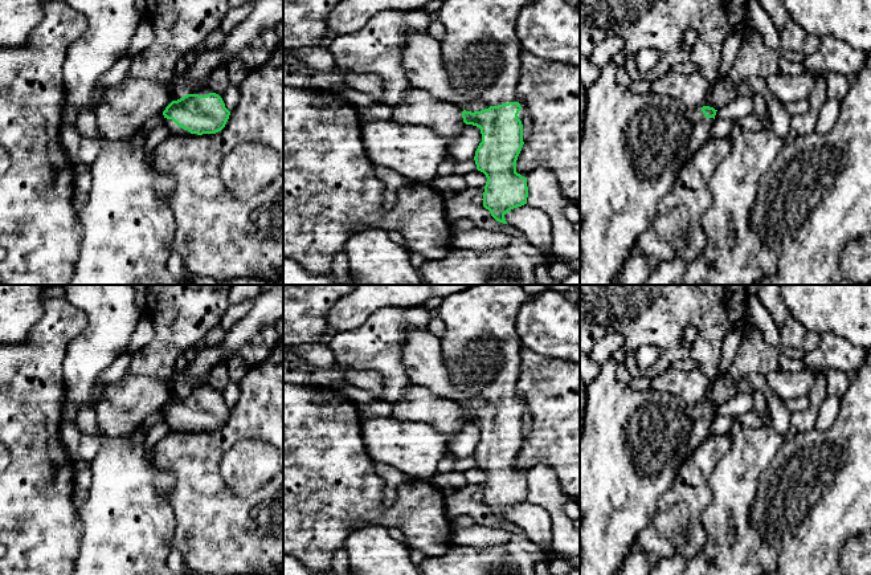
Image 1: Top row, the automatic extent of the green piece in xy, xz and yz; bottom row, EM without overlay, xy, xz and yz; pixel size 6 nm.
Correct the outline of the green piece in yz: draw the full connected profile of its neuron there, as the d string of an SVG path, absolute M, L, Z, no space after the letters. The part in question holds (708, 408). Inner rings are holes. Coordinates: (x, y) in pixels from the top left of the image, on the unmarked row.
M613 356L609 358L605 363L600 364L598 375L592 382L586 383L585 424L584 433L580 437L580 575L617 575L619 572L626 556L635 545L637 535L657 515L659 499L668 489L671 489L684 460L688 458L692 450L710 436L710 429L717 408L710 403L691 405L680 396L651 388L646 391L635 391L619 382L617 378L617 366L618 364L614 362Z

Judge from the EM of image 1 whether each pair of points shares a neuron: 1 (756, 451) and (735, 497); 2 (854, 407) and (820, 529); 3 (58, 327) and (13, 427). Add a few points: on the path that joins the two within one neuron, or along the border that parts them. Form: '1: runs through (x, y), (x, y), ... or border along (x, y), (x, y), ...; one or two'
1: runs through (744, 463), (735, 477), (735, 485); one
2: runs through (854, 437), (854, 469), (826, 498); one
3: runs through (41, 353), (24, 375), (19, 402); one

